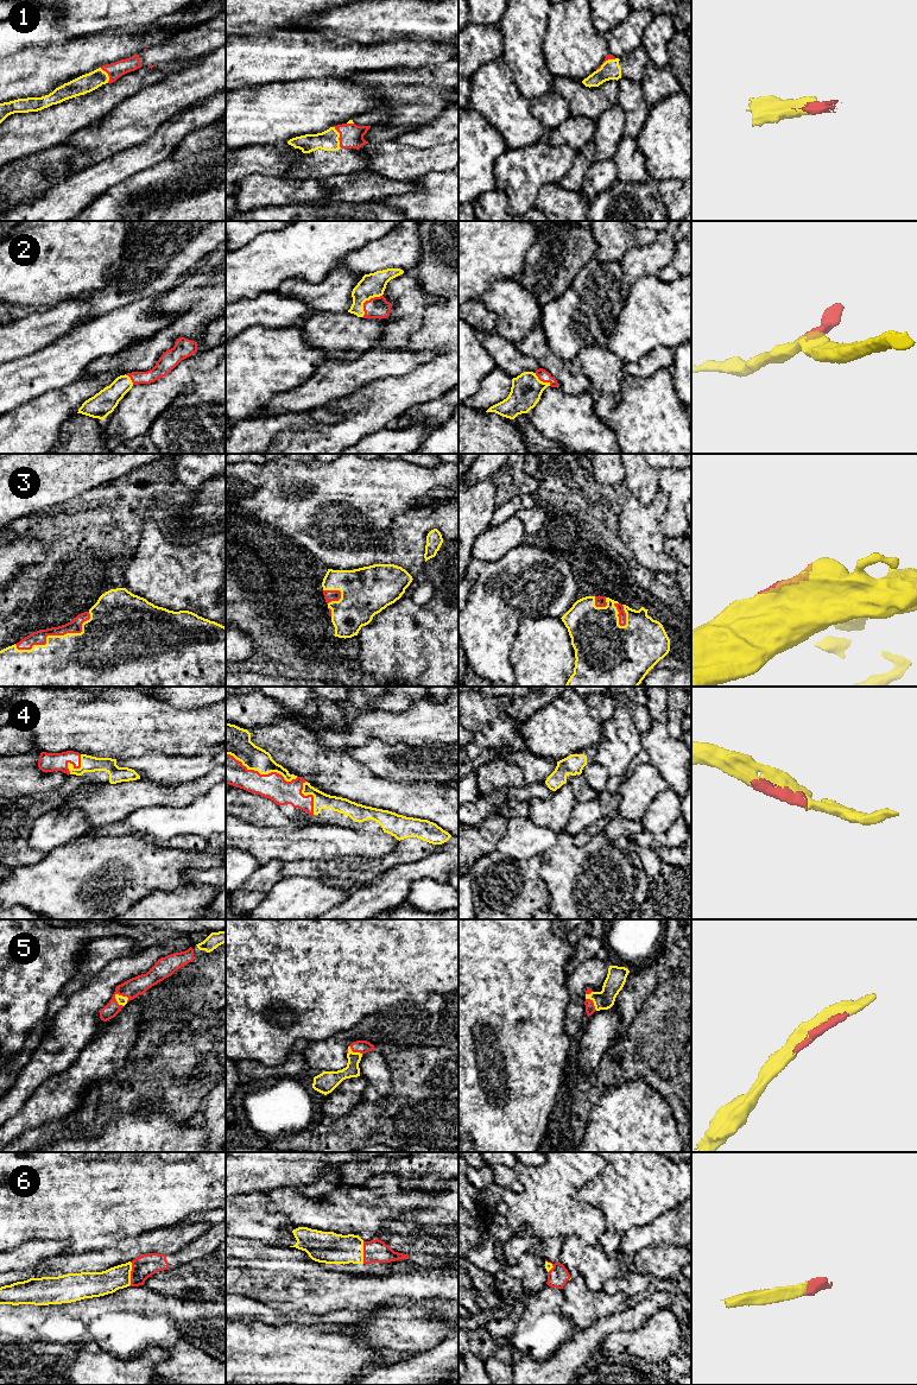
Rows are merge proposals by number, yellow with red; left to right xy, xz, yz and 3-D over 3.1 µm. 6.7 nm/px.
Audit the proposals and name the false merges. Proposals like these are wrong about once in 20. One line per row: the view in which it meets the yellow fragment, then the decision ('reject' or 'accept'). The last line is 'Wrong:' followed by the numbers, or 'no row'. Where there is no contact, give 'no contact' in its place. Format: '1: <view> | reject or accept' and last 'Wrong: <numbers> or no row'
1: xz | accept
2: xz | accept
3: xy | accept
4: xz | accept
5: xy | accept
6: xy | accept
Wrong: no row

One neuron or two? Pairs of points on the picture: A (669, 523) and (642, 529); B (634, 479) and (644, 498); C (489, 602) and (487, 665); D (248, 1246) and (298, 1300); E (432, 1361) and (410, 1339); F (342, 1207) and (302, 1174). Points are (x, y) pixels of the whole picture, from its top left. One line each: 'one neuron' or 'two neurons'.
A: two neurons
B: one neuron
C: one neuron
D: one neuron
E: two neurons
F: two neurons

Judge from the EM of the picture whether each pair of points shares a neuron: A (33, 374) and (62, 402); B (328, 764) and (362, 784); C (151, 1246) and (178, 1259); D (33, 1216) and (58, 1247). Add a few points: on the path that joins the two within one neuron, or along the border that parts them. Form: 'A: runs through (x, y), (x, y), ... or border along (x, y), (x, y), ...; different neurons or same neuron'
A: border along (76, 379), (63, 386), (51, 389), (25, 403); different neurons
B: runs through (336, 770), (354, 782); same neuron
C: border along (193, 1241), (166, 1256); different neurons
D: border along (25, 1241), (61, 1240), (68, 1247); different neurons

